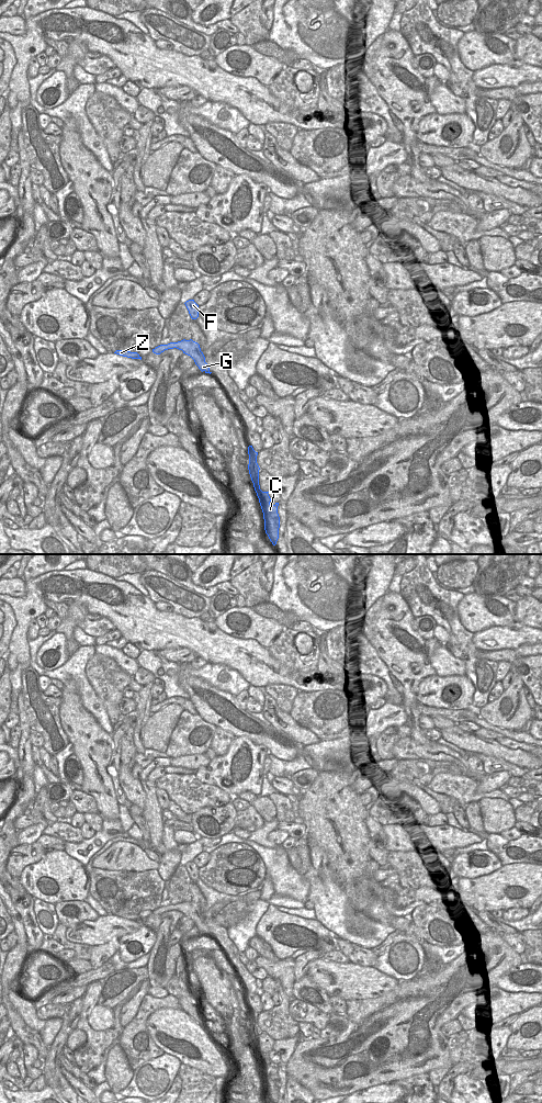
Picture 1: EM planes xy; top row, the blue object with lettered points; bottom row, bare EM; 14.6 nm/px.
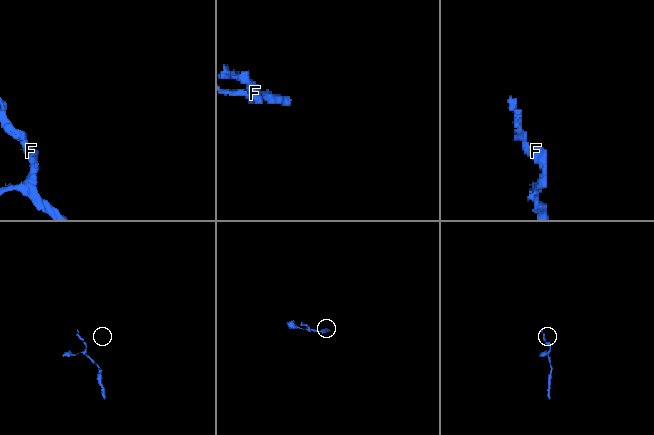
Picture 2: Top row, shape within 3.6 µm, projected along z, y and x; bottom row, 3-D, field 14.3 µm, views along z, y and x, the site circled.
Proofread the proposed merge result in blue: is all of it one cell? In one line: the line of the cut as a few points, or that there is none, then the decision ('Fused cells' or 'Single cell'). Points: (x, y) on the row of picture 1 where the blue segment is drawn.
No split. Single cell.

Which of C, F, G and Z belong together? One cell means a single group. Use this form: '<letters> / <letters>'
C F G Z

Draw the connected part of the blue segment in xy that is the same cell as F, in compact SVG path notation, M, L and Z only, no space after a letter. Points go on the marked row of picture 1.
M189 300L184 304L189 311L191 318L196 319L199 317L199 305L194 302L194 300Z

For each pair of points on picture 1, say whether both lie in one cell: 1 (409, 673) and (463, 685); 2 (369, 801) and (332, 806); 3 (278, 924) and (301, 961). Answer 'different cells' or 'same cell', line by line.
1: different cells
2: different cells
3: different cells

